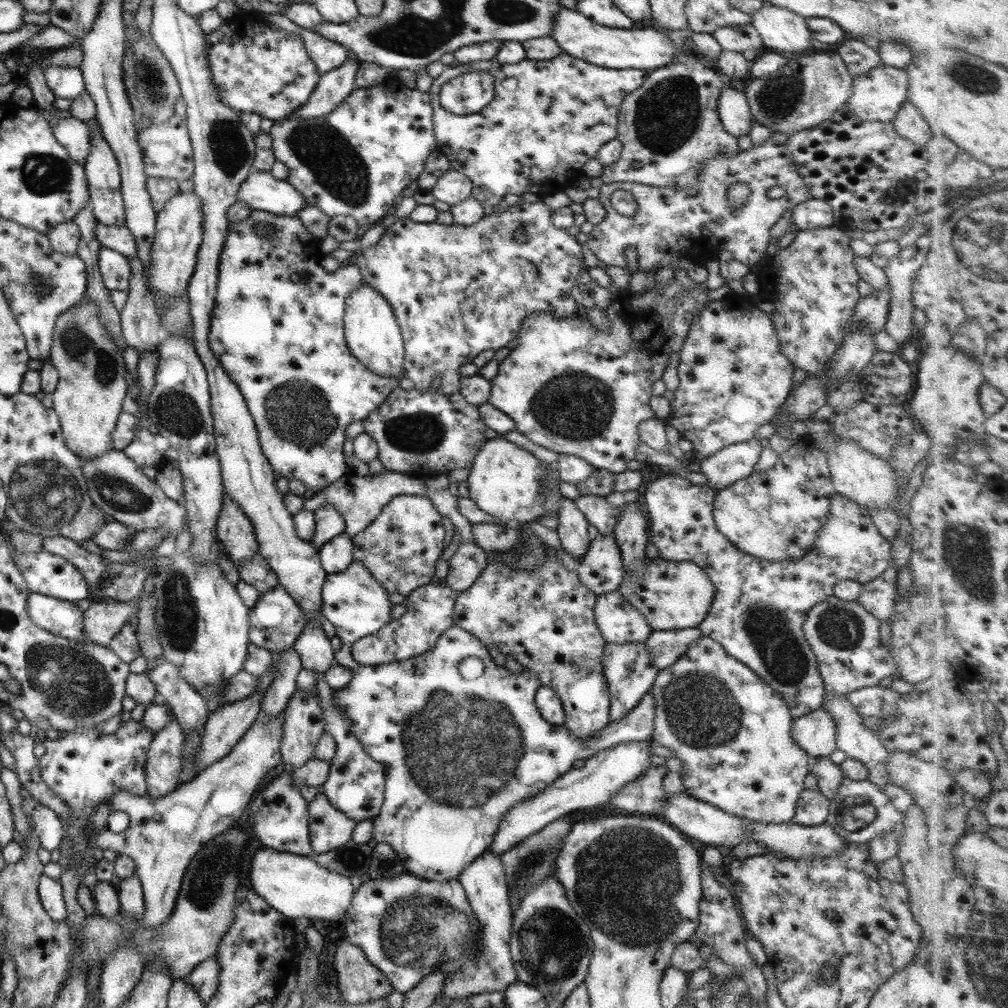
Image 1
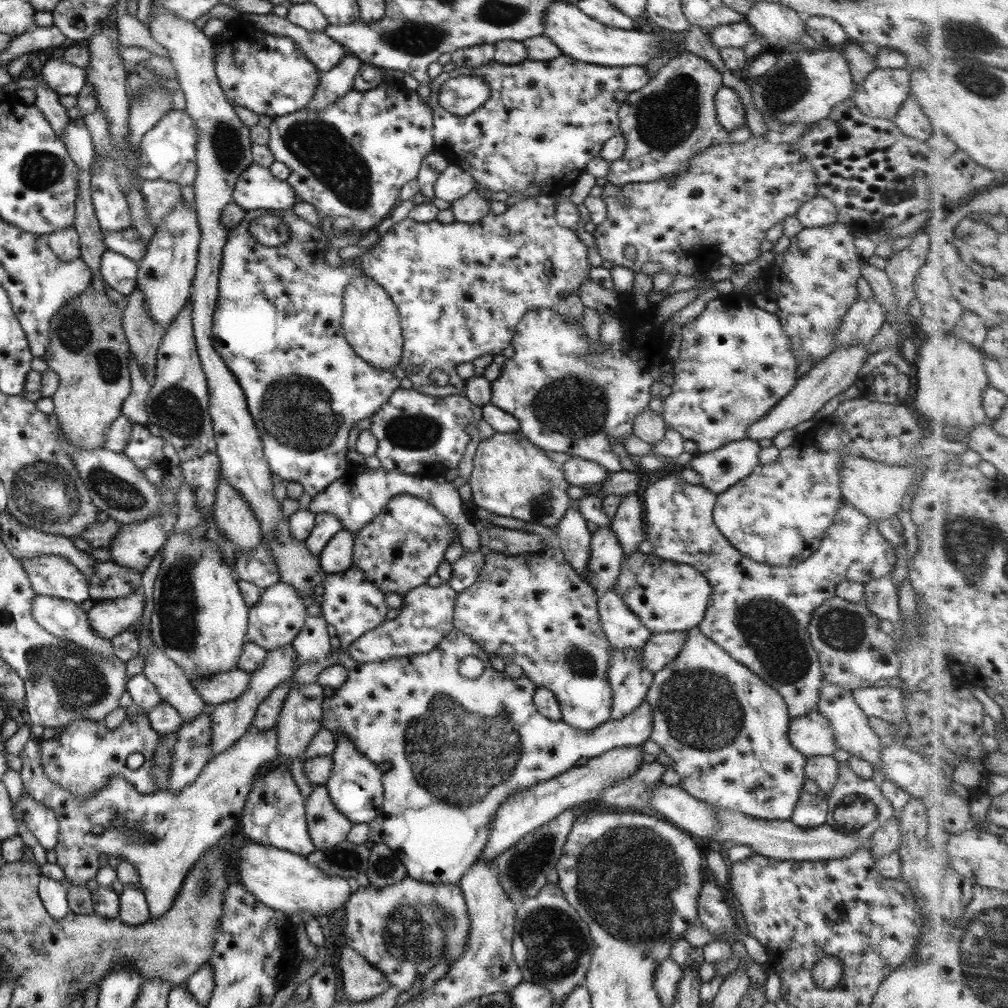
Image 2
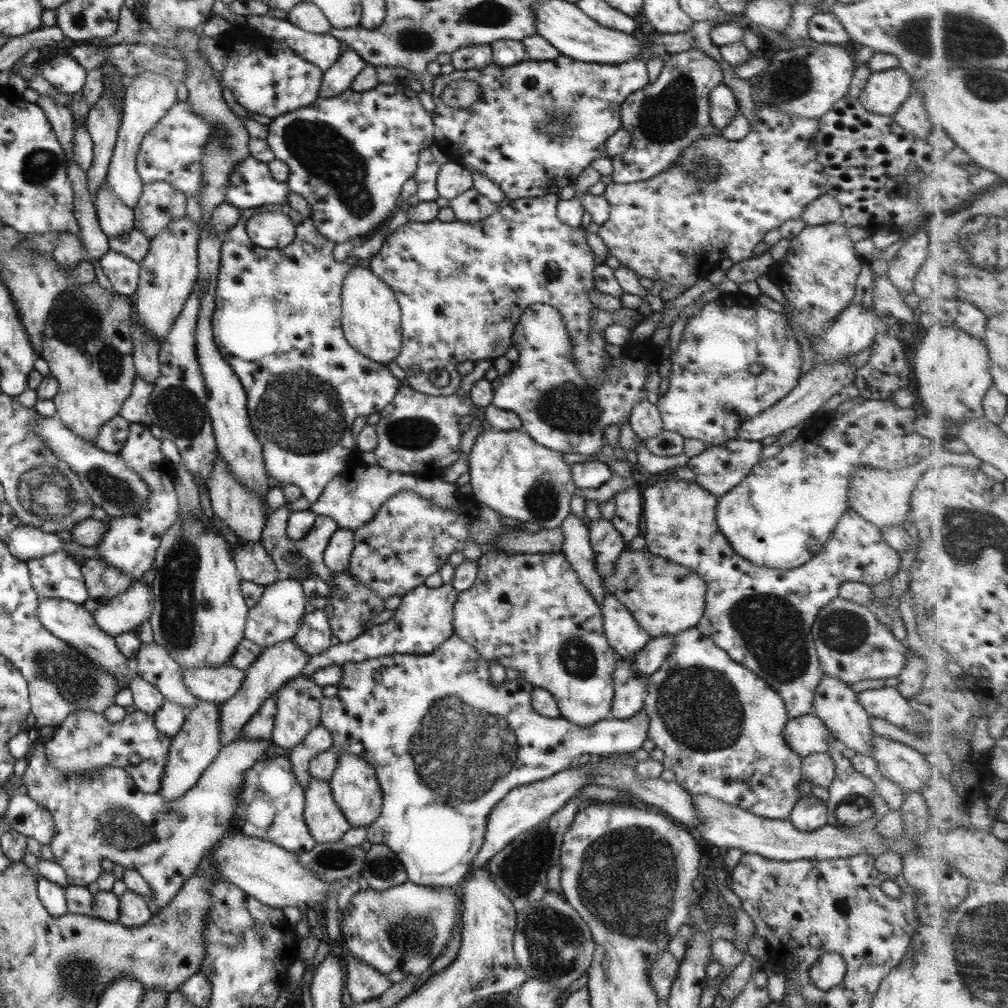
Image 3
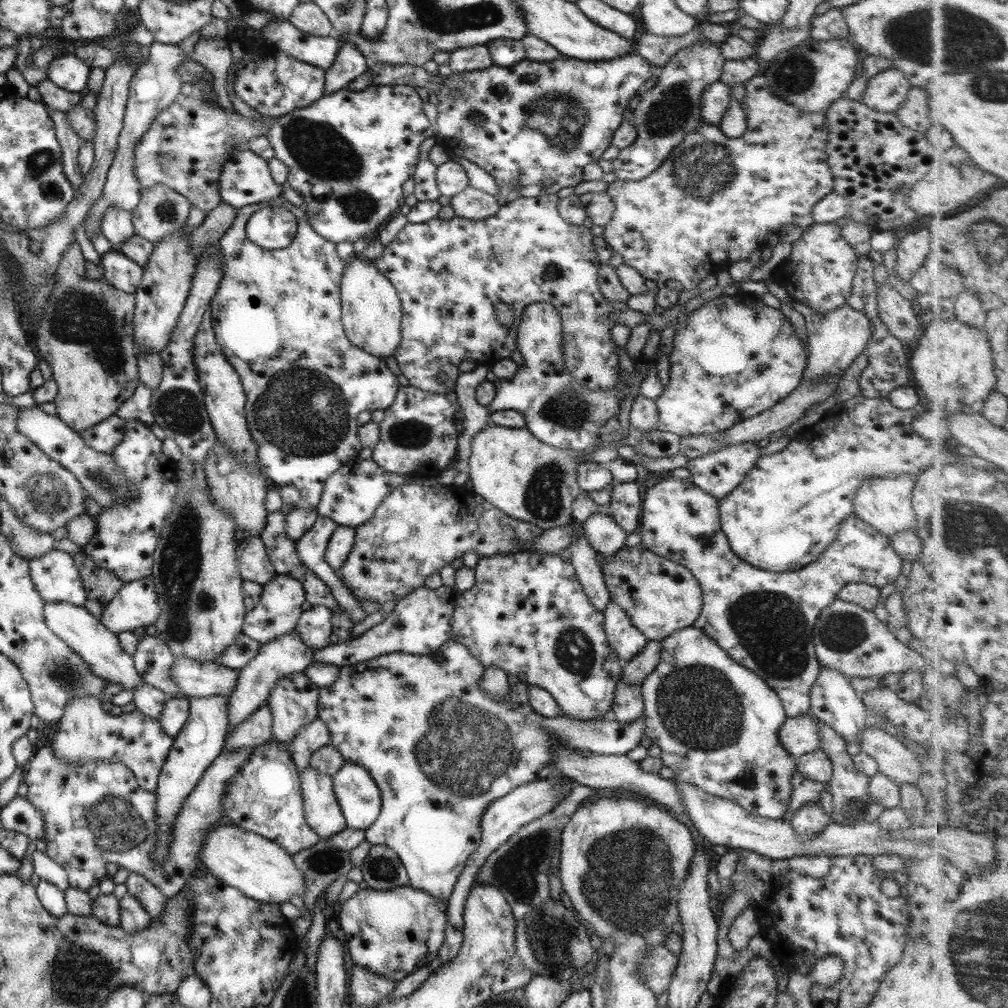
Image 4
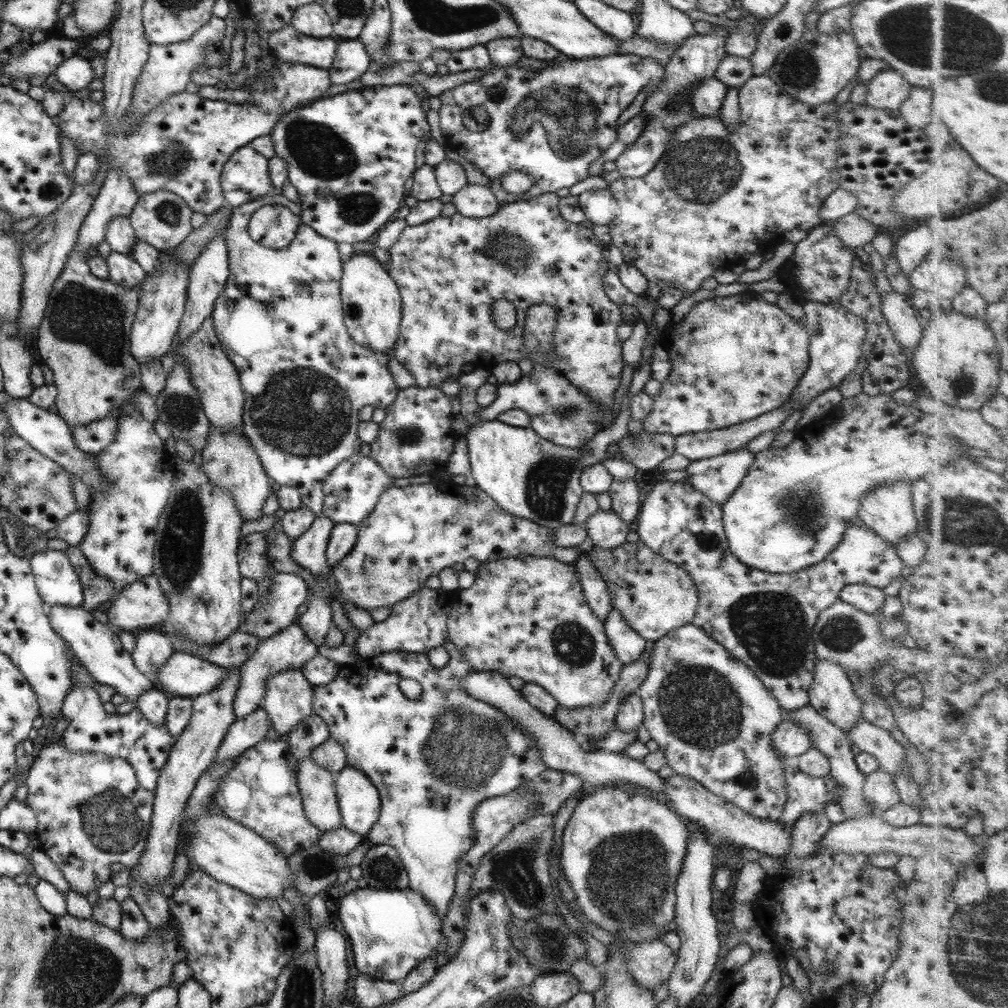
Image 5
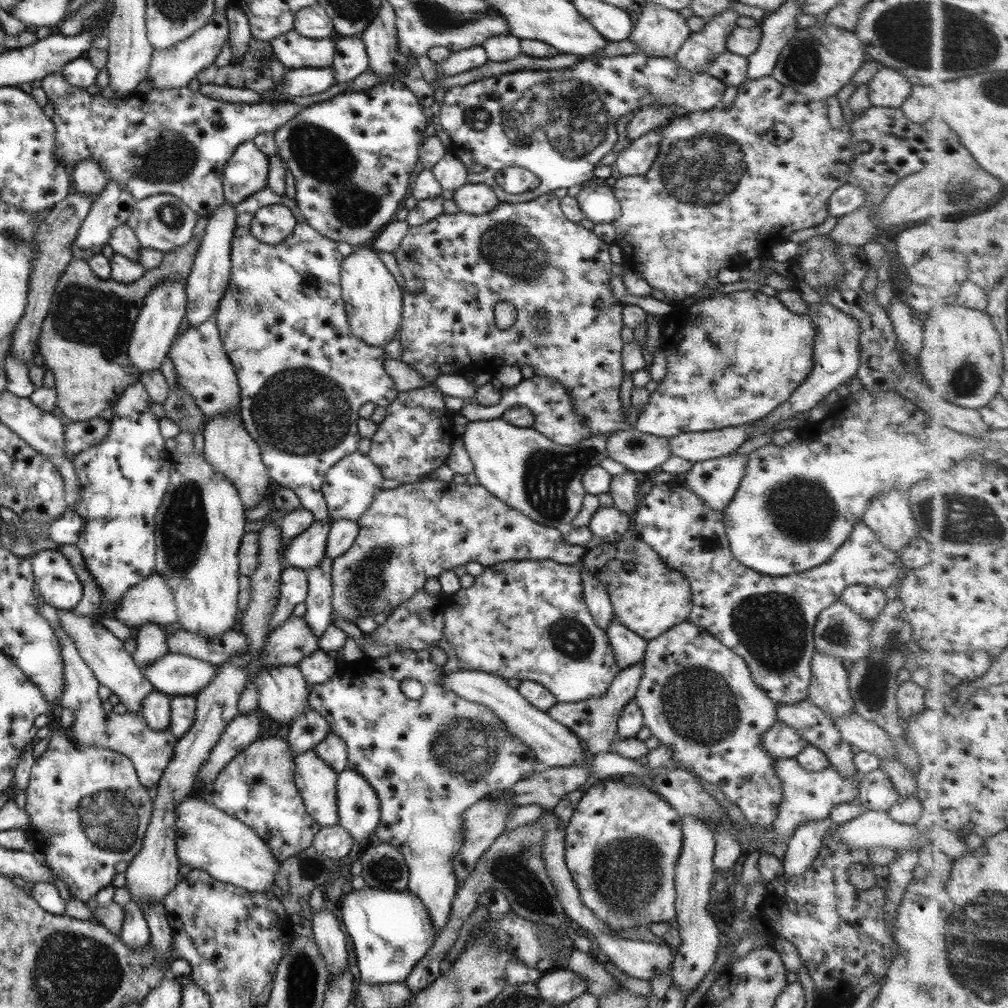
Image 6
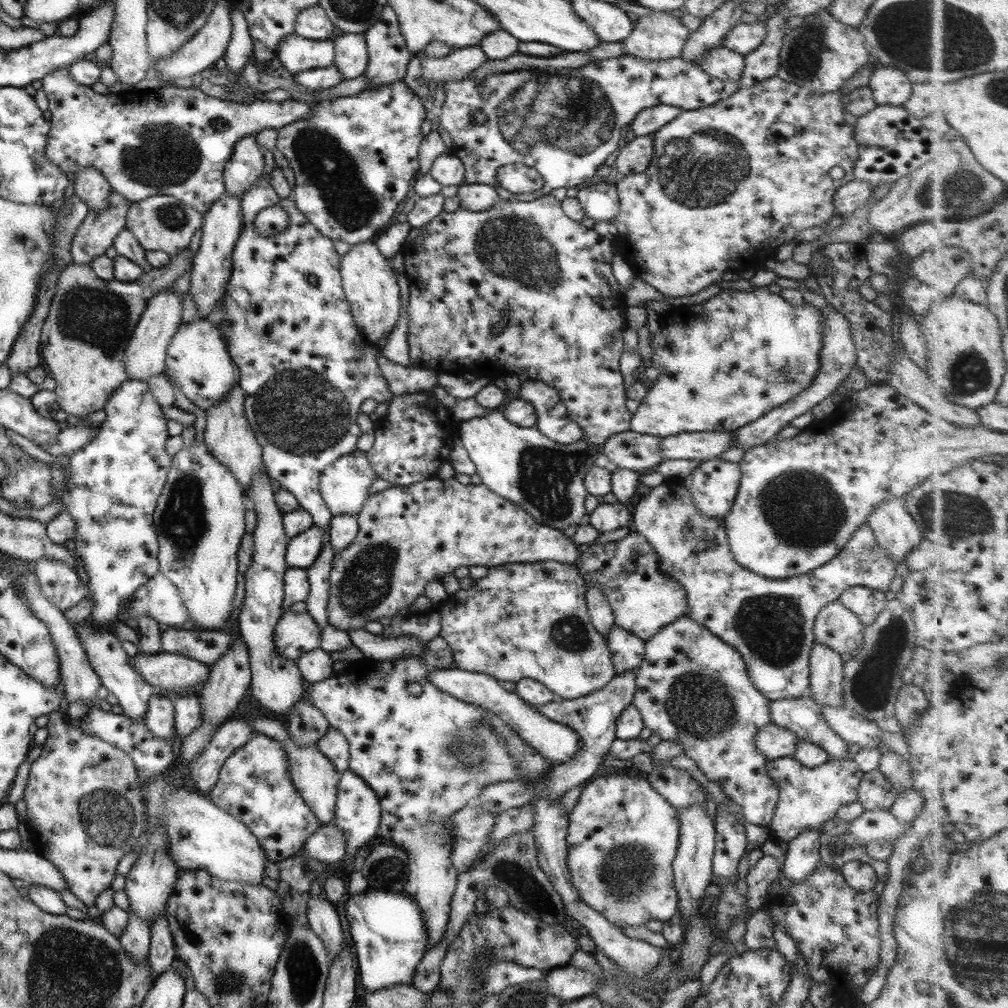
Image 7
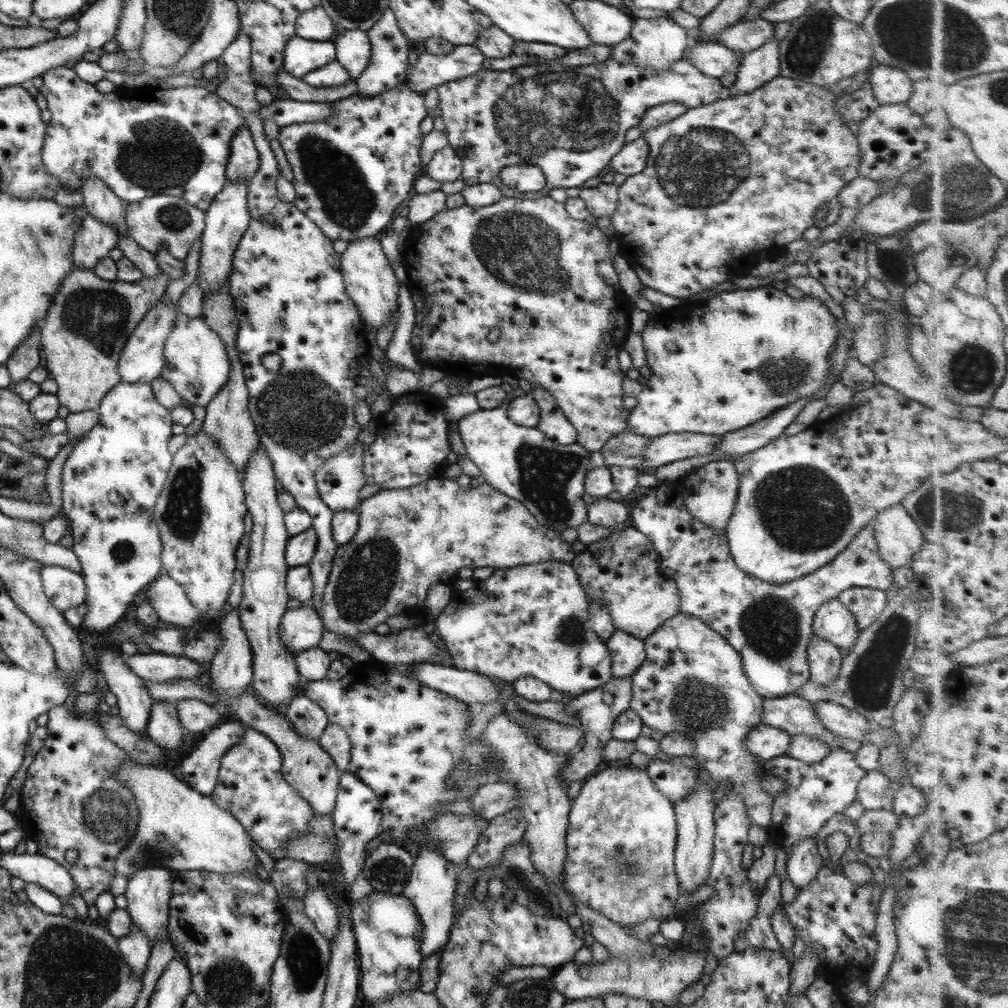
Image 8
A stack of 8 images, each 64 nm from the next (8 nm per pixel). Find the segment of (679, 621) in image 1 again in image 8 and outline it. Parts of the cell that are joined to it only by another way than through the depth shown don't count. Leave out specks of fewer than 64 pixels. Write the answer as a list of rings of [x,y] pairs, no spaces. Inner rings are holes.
[[[627,527],[585,545],[582,551],[575,552],[575,557],[569,563],[577,574],[588,602],[589,599],[592,602],[598,602],[609,614],[614,630],[625,632],[643,641],[644,638],[651,636],[663,622],[679,614],[680,601],[675,583],[660,572],[659,560],[659,555],[655,552],[651,540],[635,530],[635,527]]]

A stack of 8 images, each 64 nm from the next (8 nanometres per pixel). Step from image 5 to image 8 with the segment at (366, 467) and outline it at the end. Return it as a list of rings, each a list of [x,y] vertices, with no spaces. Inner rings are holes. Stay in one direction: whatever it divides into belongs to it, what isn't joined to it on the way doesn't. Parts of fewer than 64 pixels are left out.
[[[355,440],[315,471],[315,486],[320,499],[331,512],[359,510],[359,489],[365,485],[361,443]]]

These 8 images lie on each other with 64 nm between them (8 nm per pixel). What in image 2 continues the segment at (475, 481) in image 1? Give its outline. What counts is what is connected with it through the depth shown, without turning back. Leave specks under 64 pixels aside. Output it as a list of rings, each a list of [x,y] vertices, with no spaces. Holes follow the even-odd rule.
[[[488,431],[475,448],[472,460],[472,471],[467,480],[470,486],[471,502],[478,508],[493,512],[497,516],[509,516],[523,522],[534,522],[554,528],[567,508],[567,481],[563,479],[560,464],[551,461],[543,451],[529,442],[525,437],[517,437],[515,433],[498,433]]]

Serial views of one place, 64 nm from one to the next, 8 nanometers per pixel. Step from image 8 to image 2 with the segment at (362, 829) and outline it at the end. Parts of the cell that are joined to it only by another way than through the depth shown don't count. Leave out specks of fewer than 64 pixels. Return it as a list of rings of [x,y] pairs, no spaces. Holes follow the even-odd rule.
[[[341,730],[335,732],[334,737],[335,748],[330,754],[331,772],[323,784],[325,789],[328,790],[328,798],[349,822],[353,824],[367,822],[369,824],[379,814],[382,806],[381,768],[373,764],[372,760],[367,760],[365,756],[359,754],[359,750],[345,738],[345,734]]]

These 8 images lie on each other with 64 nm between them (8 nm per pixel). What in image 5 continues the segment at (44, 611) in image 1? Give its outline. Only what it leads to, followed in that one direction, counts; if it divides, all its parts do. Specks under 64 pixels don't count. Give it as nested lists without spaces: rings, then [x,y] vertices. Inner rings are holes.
[[[51,605],[46,607],[46,614],[51,629],[62,638],[75,660],[87,669],[98,685],[111,686],[115,693],[132,700],[153,687],[151,681],[135,668],[130,655],[122,648],[118,634],[97,622],[91,613],[80,607]]]

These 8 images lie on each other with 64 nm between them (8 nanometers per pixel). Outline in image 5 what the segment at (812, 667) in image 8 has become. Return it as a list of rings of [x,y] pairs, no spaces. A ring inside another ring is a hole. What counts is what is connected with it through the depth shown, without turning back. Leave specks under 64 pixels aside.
[[[816,659],[814,665],[808,704],[816,714],[846,732],[862,719],[861,700],[855,696],[846,673],[835,662]]]

